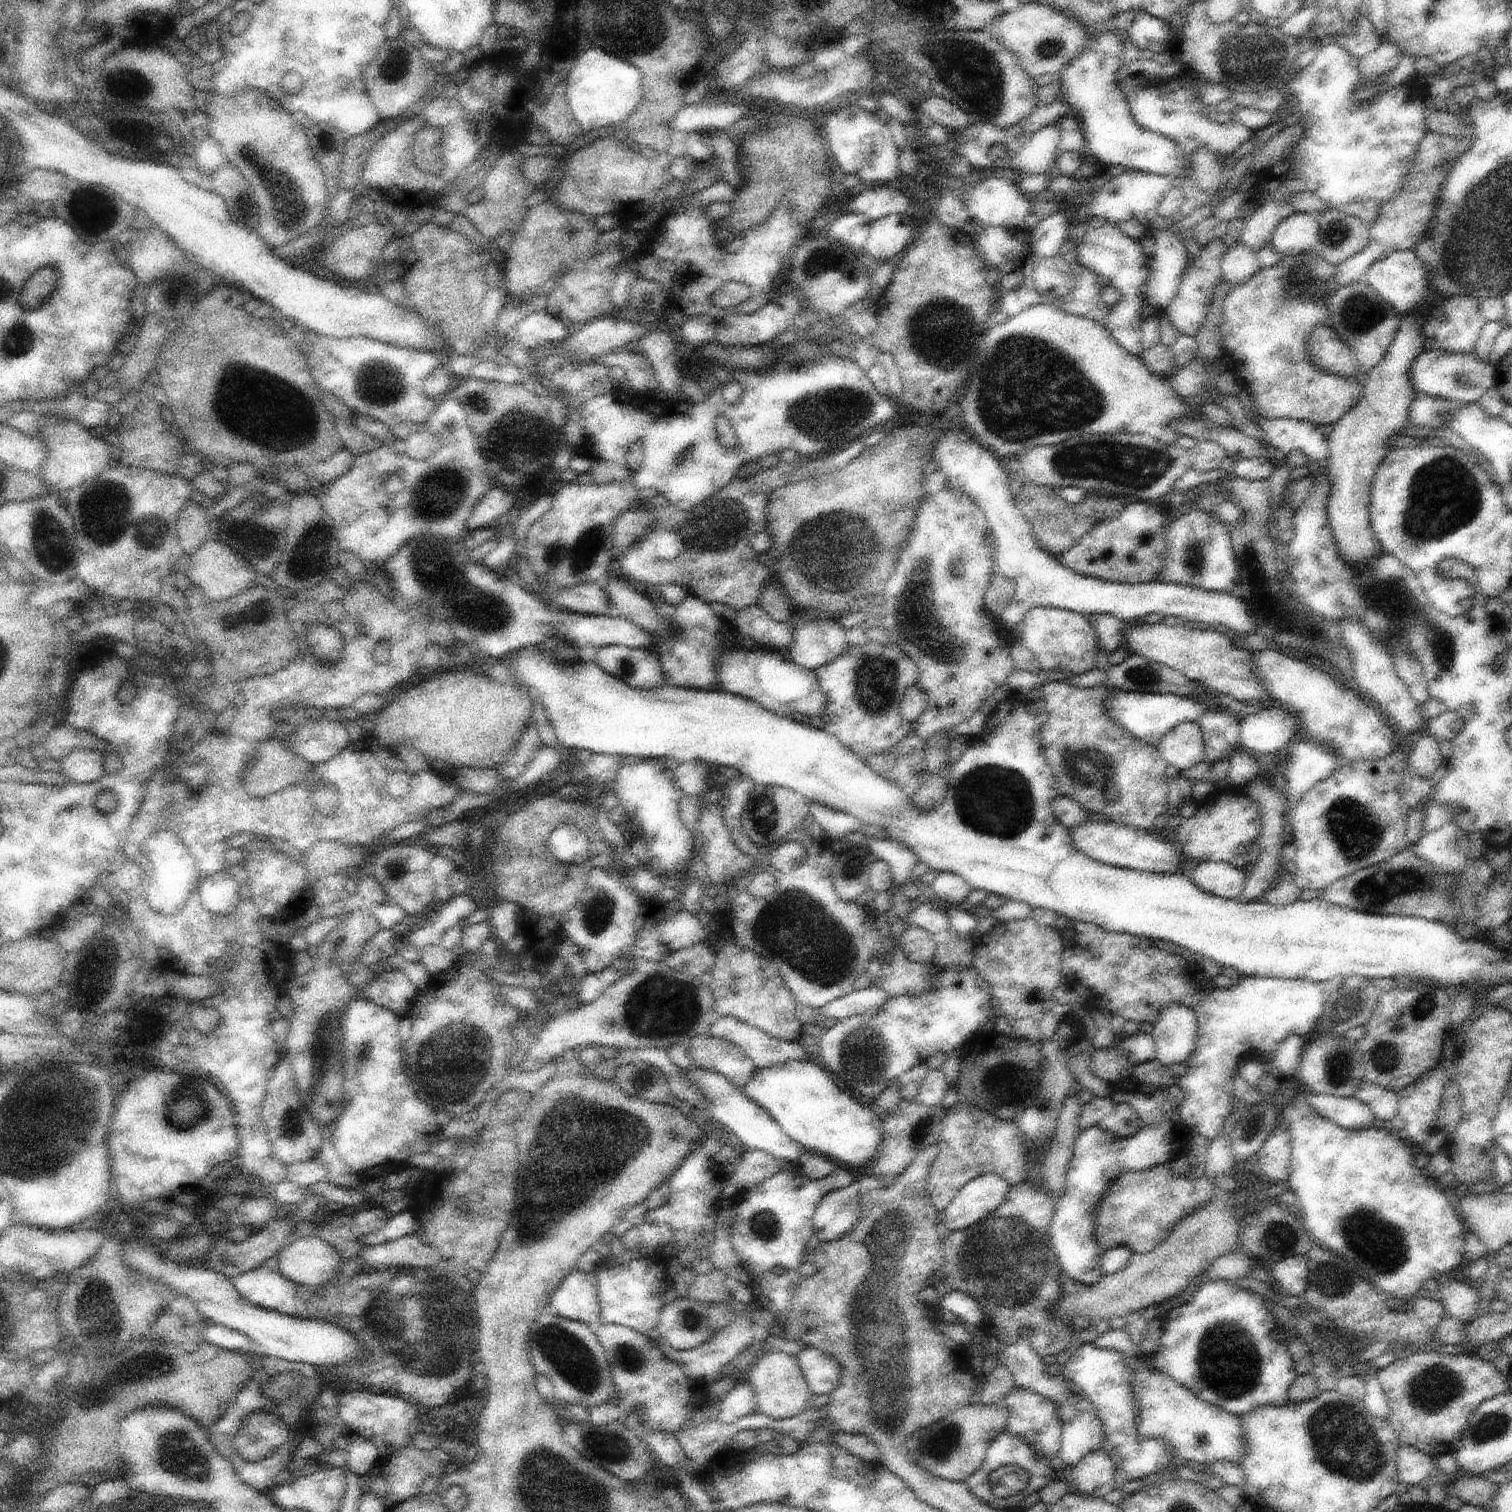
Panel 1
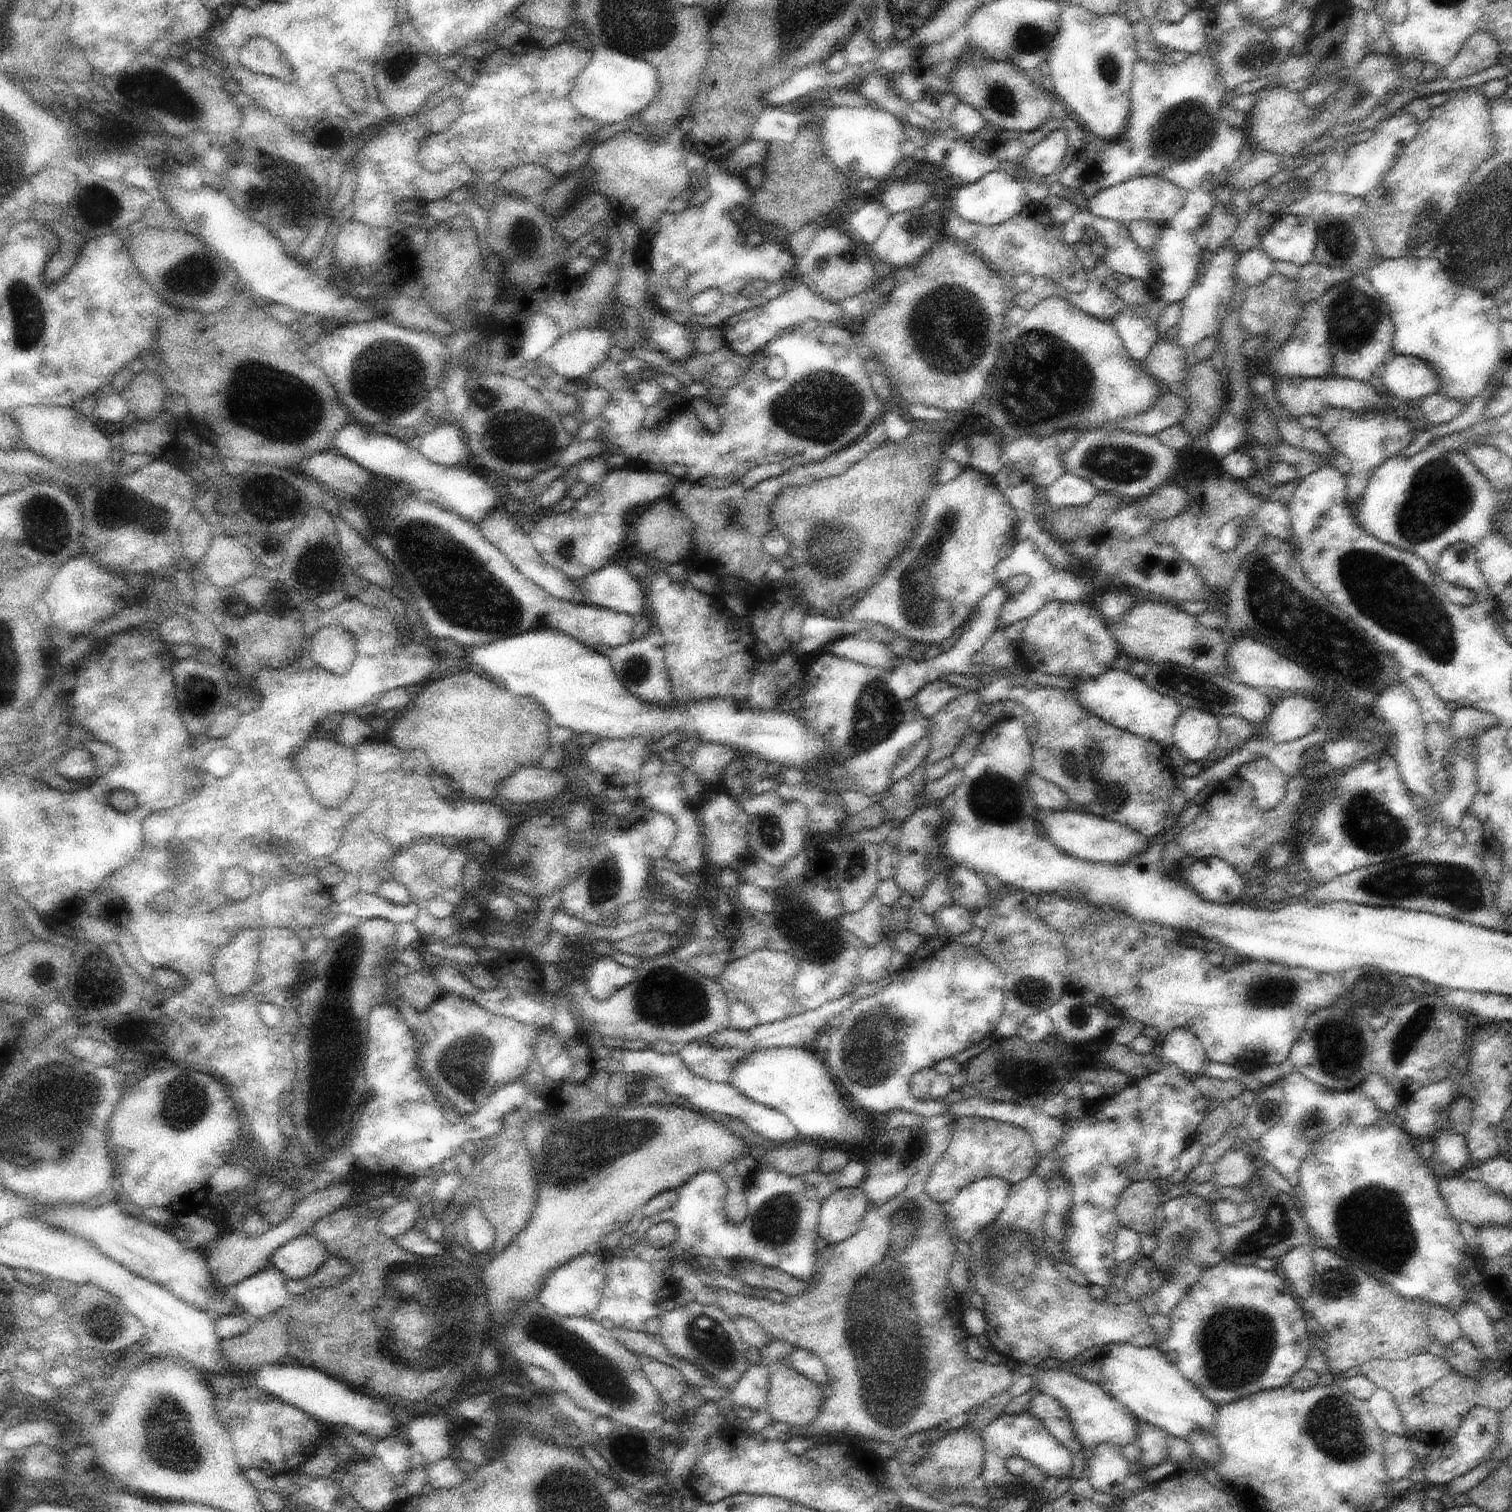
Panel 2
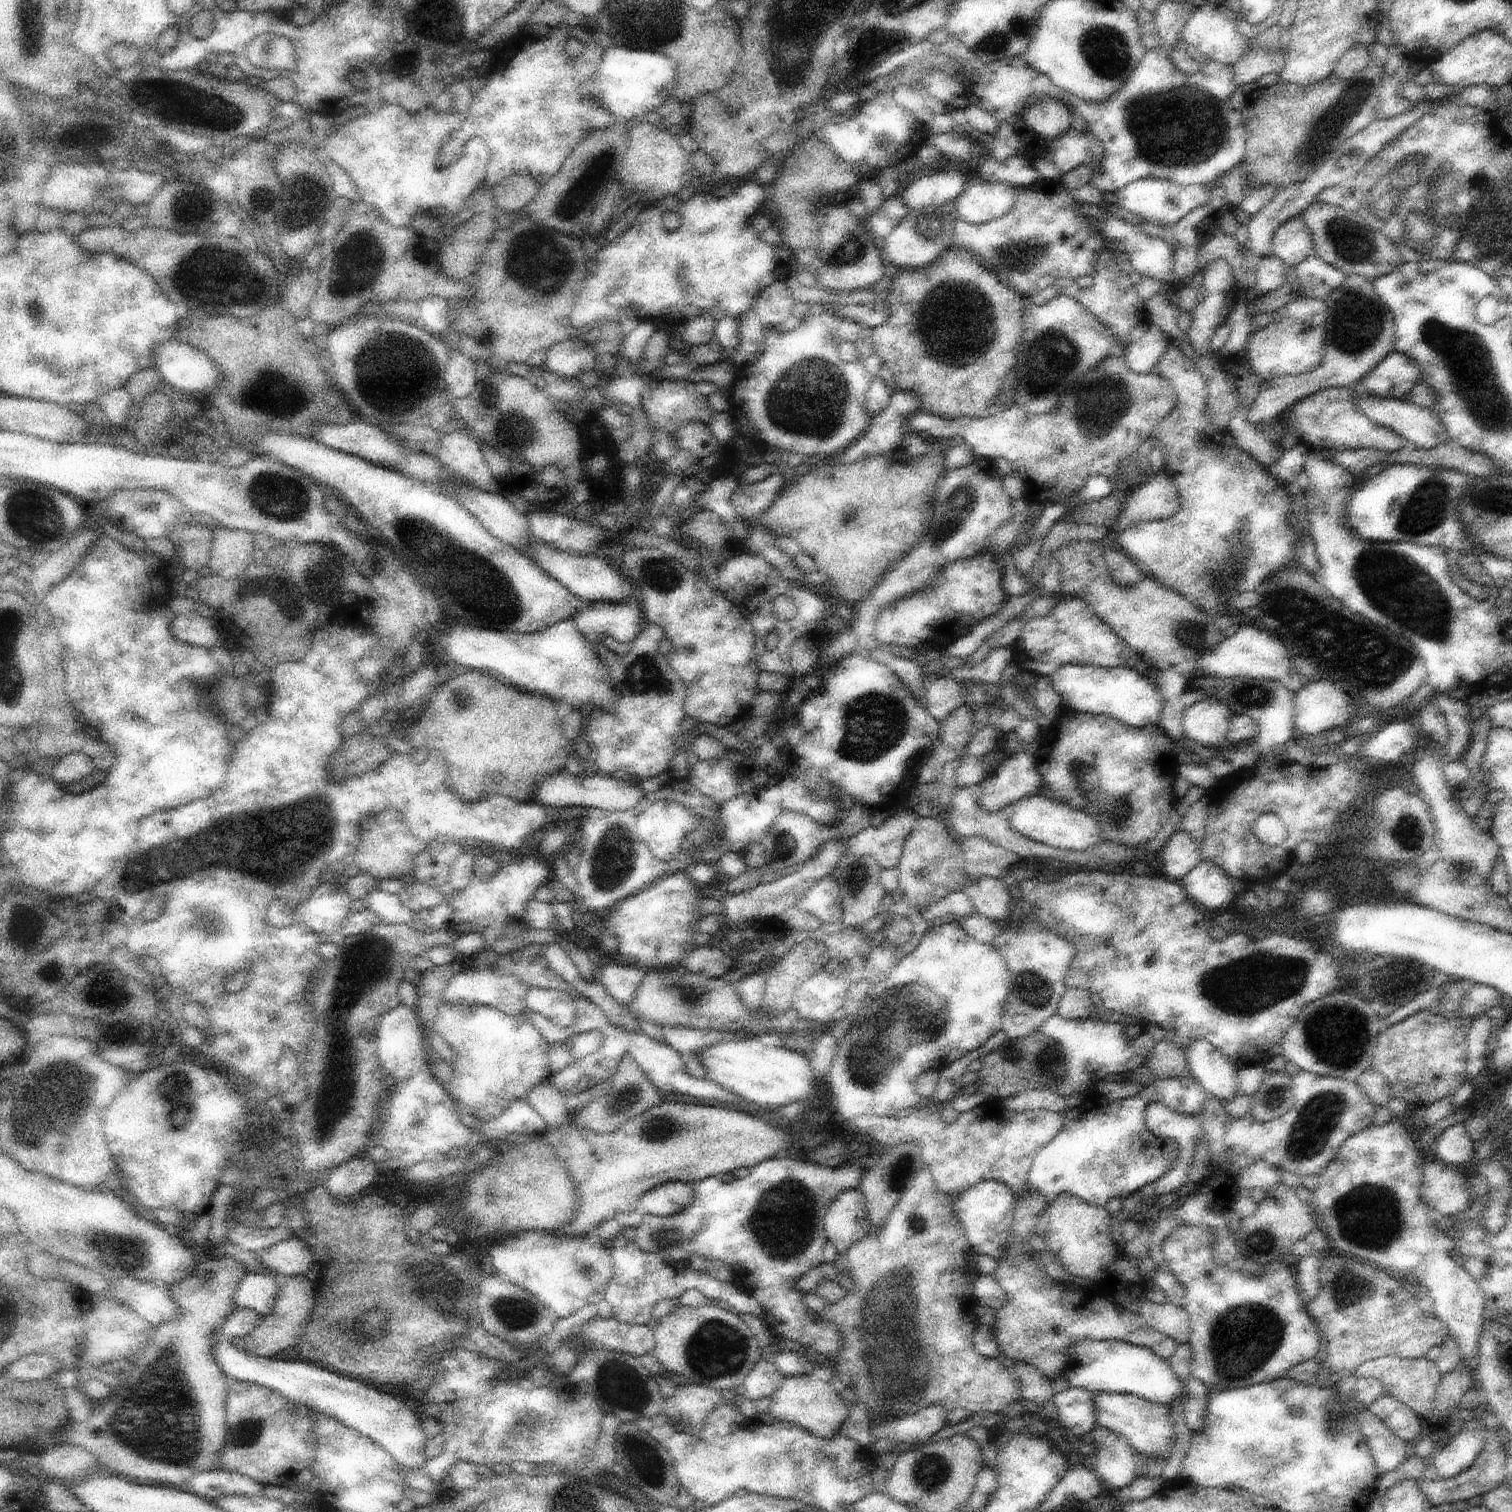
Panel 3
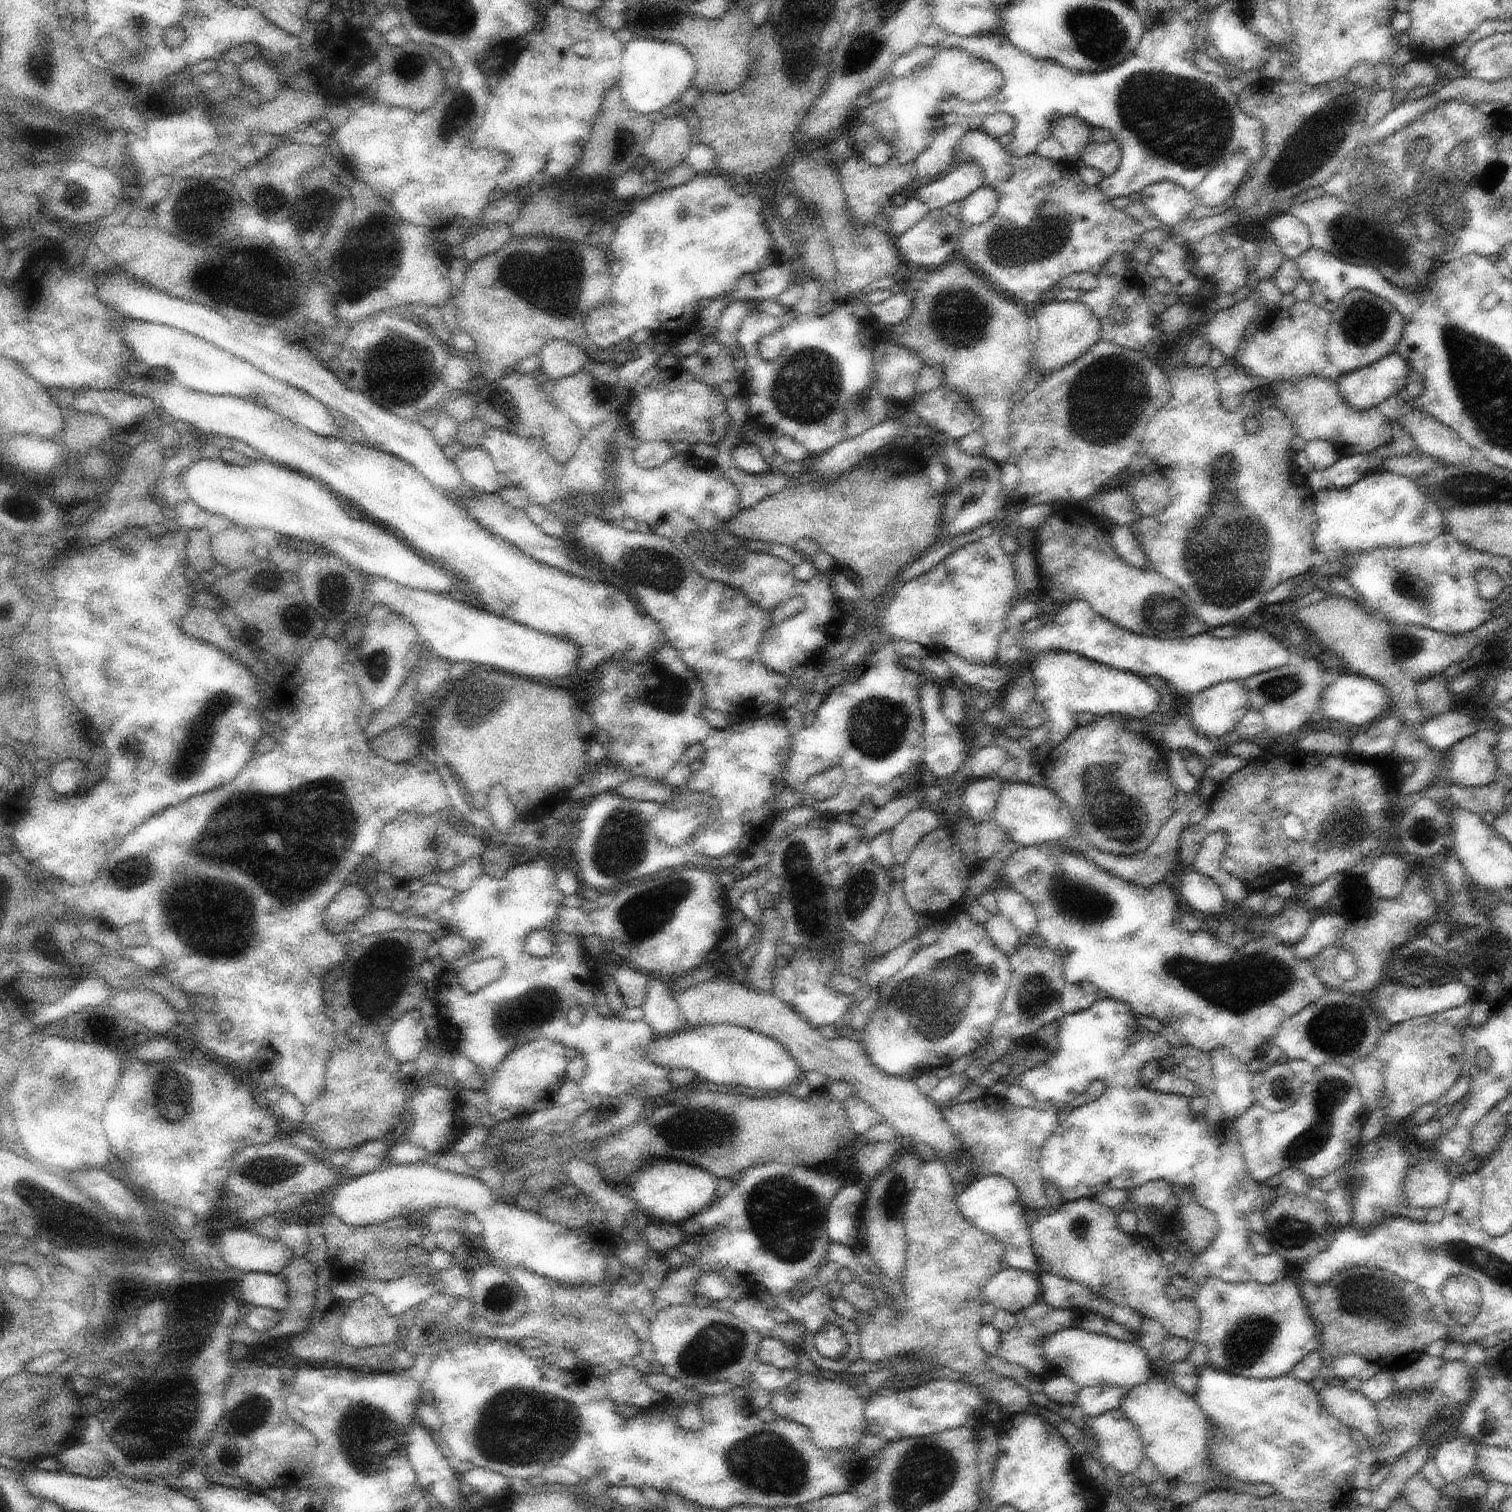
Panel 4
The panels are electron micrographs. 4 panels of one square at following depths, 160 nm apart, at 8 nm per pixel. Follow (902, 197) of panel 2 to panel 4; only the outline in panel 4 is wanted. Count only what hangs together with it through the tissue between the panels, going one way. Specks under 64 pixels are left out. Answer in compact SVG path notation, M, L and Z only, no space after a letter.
M972 160L963 161L962 164L958 165L943 178L926 183L916 192L916 197L930 205L931 209L943 209L948 206L951 202L963 202L970 194L975 190L978 190L982 185L985 184L985 174L983 168Z

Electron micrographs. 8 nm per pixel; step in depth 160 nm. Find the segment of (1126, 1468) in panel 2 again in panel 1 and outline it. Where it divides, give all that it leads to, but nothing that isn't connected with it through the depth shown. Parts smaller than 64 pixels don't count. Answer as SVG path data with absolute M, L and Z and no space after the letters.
M1106 1447L1091 1452L1071 1469L1068 1475L1073 1489L1101 1498L1117 1490L1119 1462L1108 1453Z

